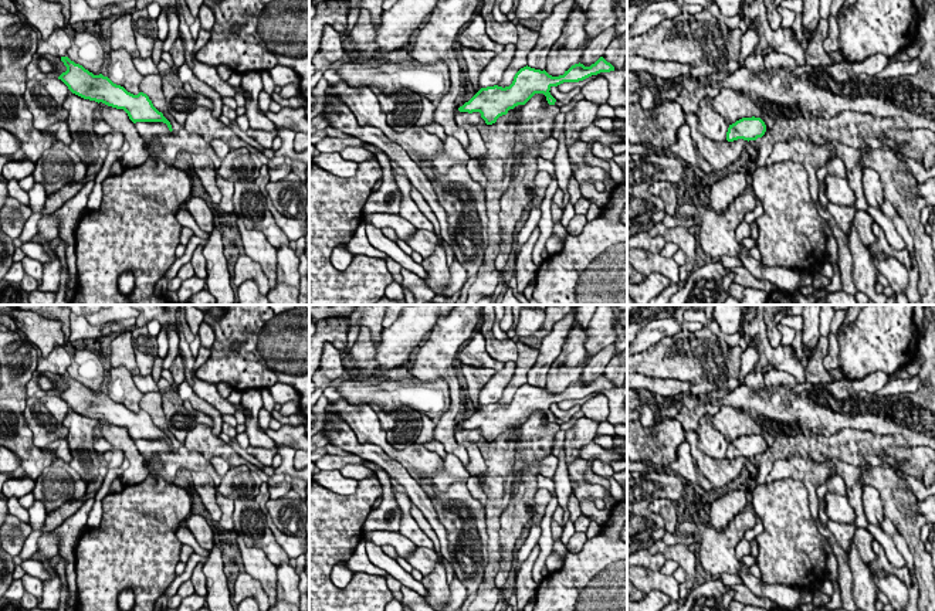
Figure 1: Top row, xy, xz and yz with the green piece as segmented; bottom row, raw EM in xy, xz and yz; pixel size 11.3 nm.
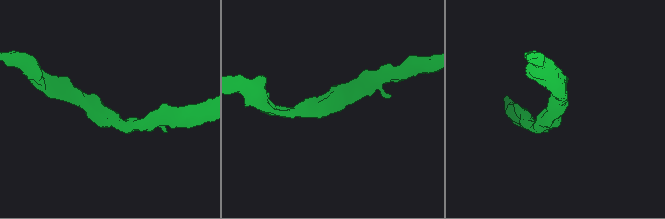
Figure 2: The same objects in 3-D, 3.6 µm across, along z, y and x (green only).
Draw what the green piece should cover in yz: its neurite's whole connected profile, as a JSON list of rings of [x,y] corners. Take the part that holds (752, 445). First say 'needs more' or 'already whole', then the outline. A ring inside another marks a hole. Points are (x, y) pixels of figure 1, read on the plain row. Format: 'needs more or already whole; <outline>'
already whole; [[[742,435],[735,441],[729,442],[726,449],[726,458],[734,459],[738,456],[756,458],[766,449],[766,442],[760,435]]]

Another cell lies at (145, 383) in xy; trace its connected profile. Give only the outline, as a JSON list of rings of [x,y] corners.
[[[133,374],[132,379],[135,386],[143,394],[159,391],[157,383],[153,380],[152,374],[148,374],[148,376]]]

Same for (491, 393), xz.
[[[508,361],[505,363],[502,370],[497,371],[492,377],[489,377],[488,383],[482,387],[480,393],[480,405],[494,404],[499,401],[504,388],[508,386],[509,380],[515,374],[515,367],[515,361]]]

